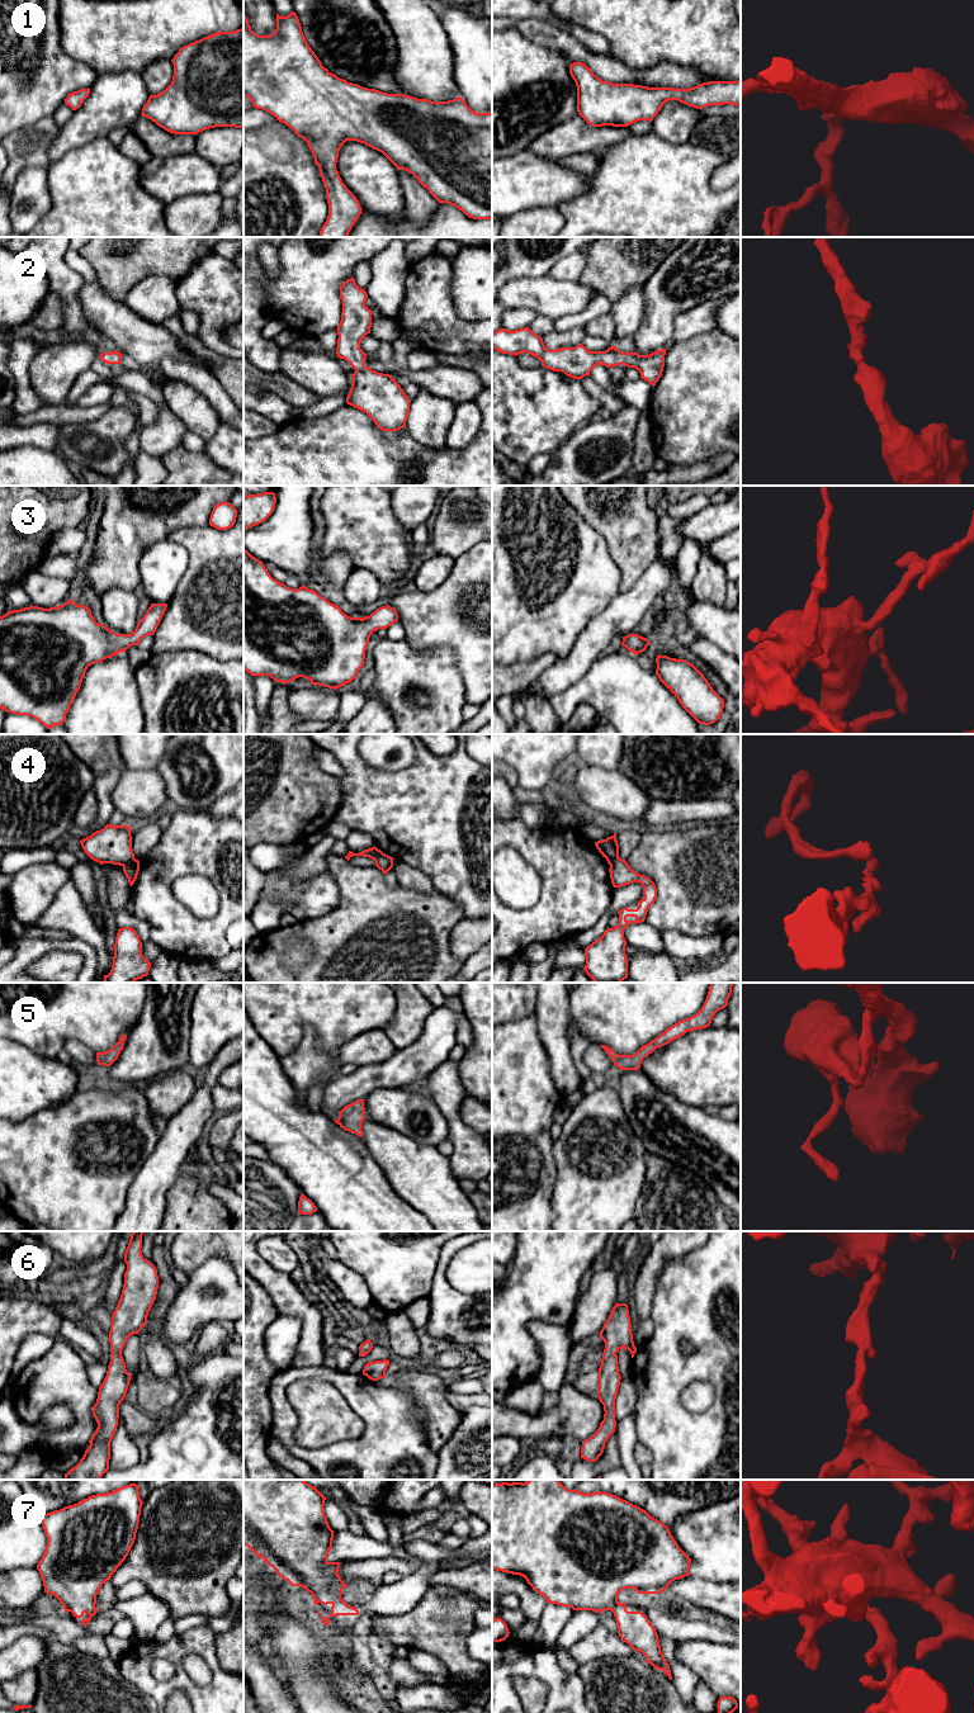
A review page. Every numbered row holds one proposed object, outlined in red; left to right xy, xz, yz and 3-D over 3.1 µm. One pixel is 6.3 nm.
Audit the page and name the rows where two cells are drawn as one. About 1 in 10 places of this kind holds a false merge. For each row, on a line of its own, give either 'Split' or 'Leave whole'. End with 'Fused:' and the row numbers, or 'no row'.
1: Leave whole
2: Leave whole
3: Leave whole
4: Split
5: Leave whole
6: Leave whole
7: Leave whole
Fused: 4

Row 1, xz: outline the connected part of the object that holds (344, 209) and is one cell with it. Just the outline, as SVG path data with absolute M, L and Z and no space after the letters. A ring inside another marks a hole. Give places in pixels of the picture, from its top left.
M292 11L287 16L280 16L279 14L276 14L276 29L270 36L259 36L254 33L244 13L244 96L247 96L251 100L254 108L263 109L270 113L276 118L276 120L288 126L298 137L303 138L307 142L315 157L315 162L318 166L320 175L326 189L326 199L328 204L328 216L320 231L318 237L347 237L353 226L361 214L359 200L346 188L339 175L339 171L336 170L339 151L346 141L356 141L382 152L397 167L397 170L402 169L412 174L439 203L448 203L450 205L454 205L465 216L473 219L492 219L492 113L473 112L460 96L453 100L436 103L403 94L387 94L375 89L363 87L358 84L347 82L346 80L337 77L322 66L318 57L308 46L303 36L299 19L294 11Z

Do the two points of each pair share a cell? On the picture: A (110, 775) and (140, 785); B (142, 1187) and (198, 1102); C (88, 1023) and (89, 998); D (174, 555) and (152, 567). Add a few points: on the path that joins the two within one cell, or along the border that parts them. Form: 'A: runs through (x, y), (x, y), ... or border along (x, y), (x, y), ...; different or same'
A: border along (124, 769), (110, 795), (114, 807); different
B: runs through (162, 1165), (174, 1143), (188, 1124); same
C: runs through (89, 1017), (89, 1004); same
D: runs through (169, 559), (157, 567); same

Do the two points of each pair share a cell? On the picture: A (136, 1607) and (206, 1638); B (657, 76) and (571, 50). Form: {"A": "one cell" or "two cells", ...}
{"A": "two cells", "B": "one cell"}

